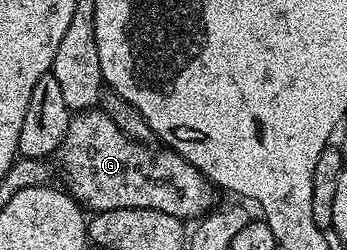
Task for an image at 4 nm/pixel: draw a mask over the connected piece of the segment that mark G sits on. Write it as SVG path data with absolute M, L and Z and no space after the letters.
M92 108L72 117L69 132L65 132L65 140L57 151L57 159L67 177L66 189L88 211L155 209L182 220L202 218L216 205L216 187L174 150L155 148L125 136L102 109Z

